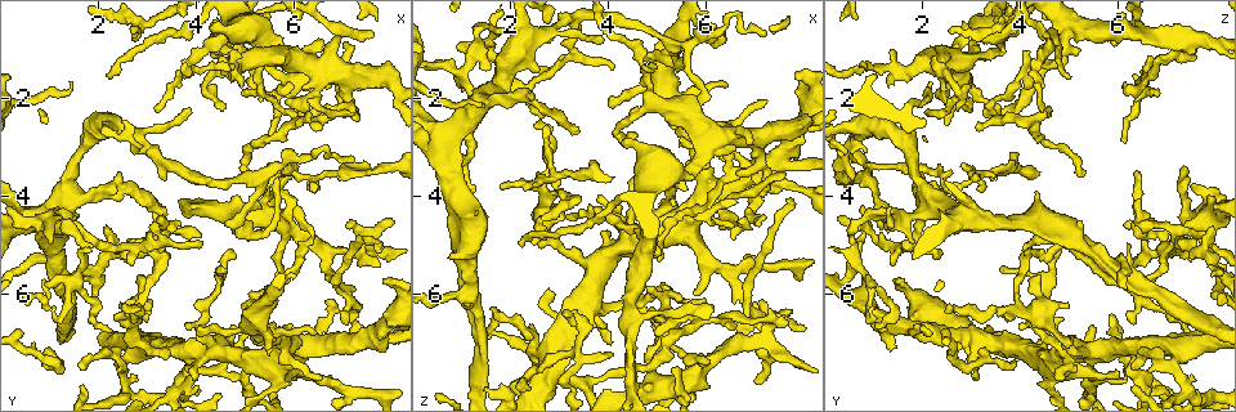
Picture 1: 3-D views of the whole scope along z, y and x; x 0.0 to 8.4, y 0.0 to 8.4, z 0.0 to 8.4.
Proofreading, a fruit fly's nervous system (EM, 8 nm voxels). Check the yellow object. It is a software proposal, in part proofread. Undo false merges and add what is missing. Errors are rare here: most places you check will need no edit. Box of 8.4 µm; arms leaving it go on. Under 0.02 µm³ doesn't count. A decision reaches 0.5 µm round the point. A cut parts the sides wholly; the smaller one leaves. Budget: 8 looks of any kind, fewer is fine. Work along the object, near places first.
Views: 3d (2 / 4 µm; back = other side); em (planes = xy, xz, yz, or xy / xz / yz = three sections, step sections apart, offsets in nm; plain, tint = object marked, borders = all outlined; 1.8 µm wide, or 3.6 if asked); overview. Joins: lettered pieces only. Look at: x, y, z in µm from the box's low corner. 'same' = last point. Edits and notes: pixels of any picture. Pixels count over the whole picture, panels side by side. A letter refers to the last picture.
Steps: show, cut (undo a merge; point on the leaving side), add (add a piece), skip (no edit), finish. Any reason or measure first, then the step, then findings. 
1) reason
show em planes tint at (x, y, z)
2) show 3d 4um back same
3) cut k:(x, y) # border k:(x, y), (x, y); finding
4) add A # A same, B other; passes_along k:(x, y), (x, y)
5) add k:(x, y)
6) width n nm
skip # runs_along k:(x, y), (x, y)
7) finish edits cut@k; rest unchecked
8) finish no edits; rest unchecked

a fork
show 3d 2um at (1.15, 5.45, 5.95)

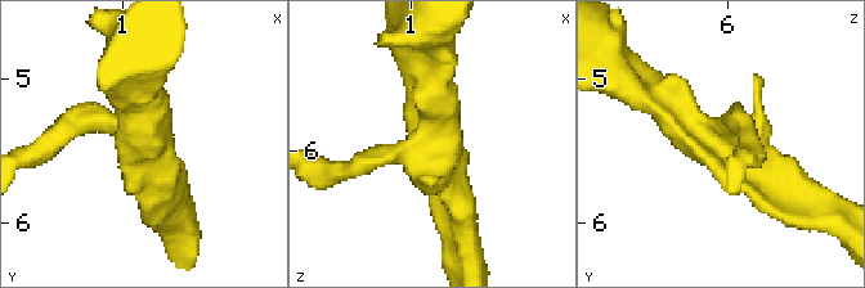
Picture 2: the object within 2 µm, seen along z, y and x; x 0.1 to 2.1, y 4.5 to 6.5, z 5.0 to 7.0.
now the EM
show em yz step 16 borders at (1.18, 5.44, 5.96)

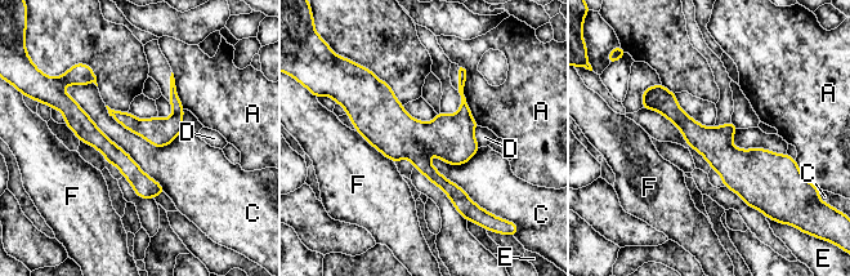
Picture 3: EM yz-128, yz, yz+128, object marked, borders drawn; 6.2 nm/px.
skip # A other, C other, D other, E other, F other; border 3:(429, 152), (432, 164), (482, 209); continuous, no second cell

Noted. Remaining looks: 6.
free end
show em planes borders at (1.50, 5.60, 8.00)

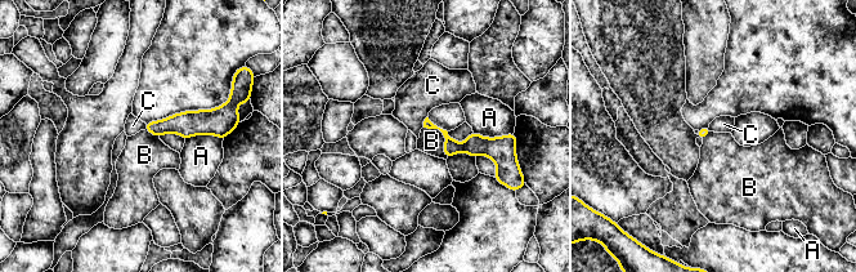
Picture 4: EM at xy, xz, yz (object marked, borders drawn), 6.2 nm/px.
skip # A other, B other, C other; border 4:(424, 126), (442, 133), (447, 157); none of them fits

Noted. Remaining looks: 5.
abrupt turn
show em planes borders at (7.65, 6.85, 3.00)

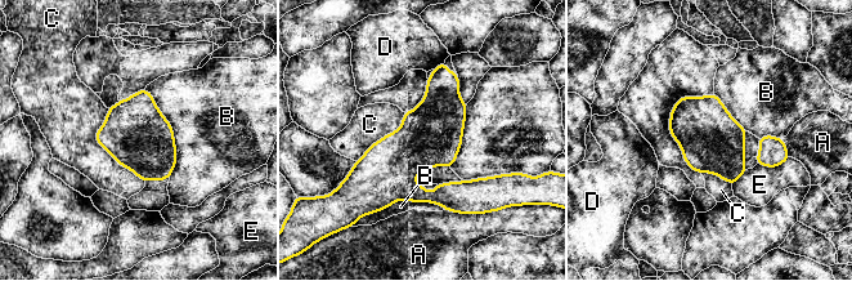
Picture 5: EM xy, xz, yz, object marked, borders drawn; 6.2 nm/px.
longest_contact B 550 nm
skip # A other, B other, C other, D other, E other; border 5:(107, 108), (95, 139), (144, 182); one cell here

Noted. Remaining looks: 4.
finish no edits; rest unchecked

